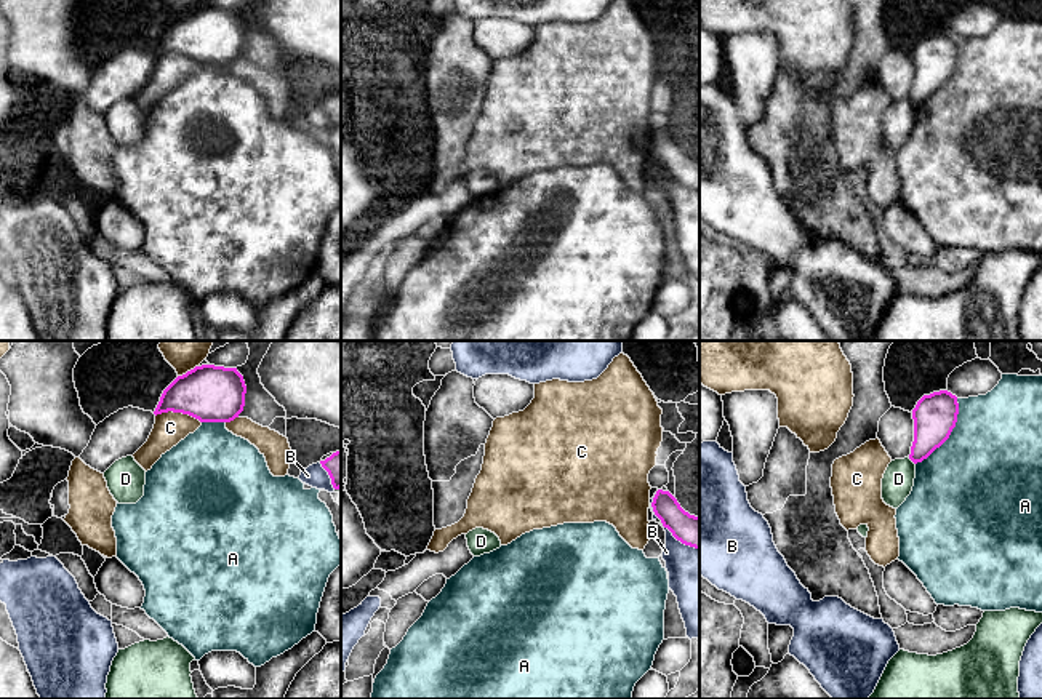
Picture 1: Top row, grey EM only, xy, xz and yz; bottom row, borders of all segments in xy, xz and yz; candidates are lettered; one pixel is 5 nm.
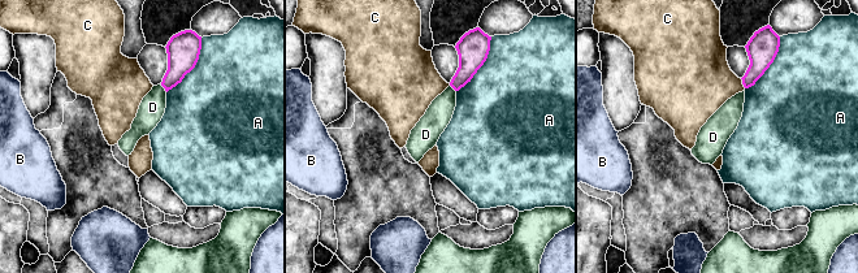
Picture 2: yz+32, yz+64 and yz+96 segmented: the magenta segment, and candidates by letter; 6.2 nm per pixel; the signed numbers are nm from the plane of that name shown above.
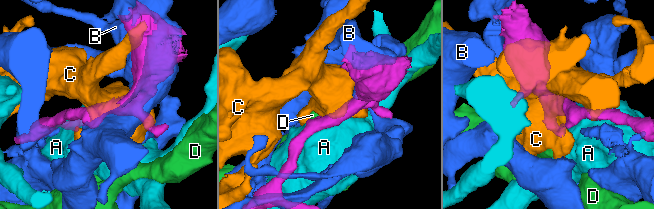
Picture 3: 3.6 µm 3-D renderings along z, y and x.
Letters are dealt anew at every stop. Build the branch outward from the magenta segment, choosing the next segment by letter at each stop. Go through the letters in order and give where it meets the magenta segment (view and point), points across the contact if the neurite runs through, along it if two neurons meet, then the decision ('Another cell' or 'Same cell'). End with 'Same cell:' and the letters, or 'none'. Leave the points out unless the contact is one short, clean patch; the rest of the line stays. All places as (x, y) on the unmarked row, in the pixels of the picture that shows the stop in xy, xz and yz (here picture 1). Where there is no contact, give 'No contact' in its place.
A: Touches magenta at yz (949, 75). Another cell
B: Touches magenta at xz (681, 183). Another cell
C: Touches magenta at xy (178, 53). Another cell
D: Touches magenta at yz (911, 101). Boundary: yz (908, 99), (914, 106). Another cell
Same cell: none

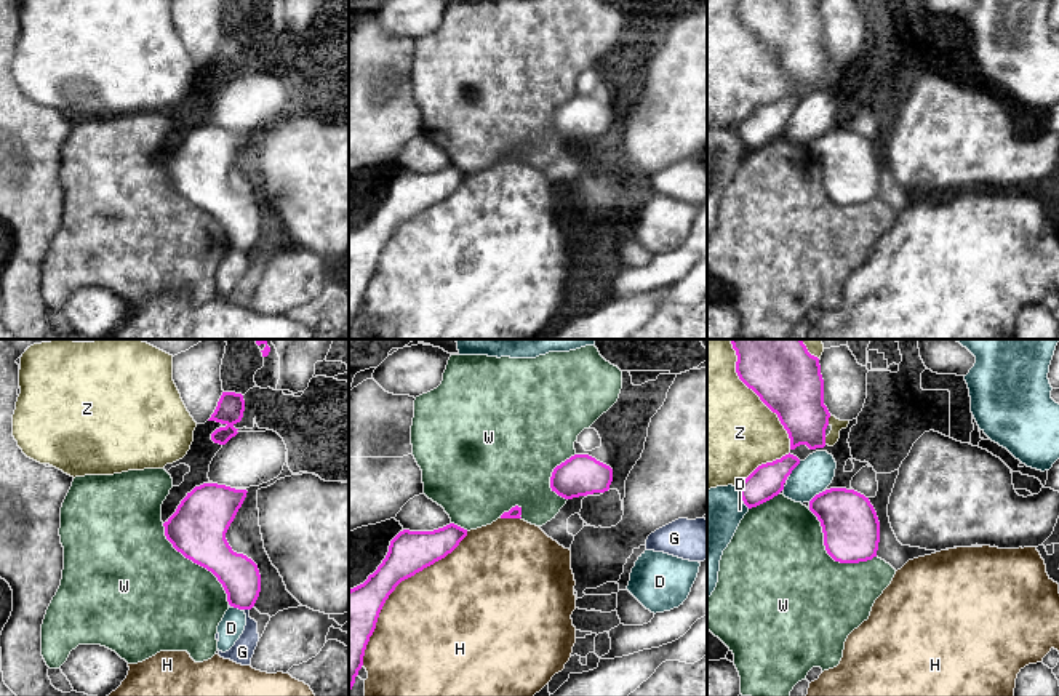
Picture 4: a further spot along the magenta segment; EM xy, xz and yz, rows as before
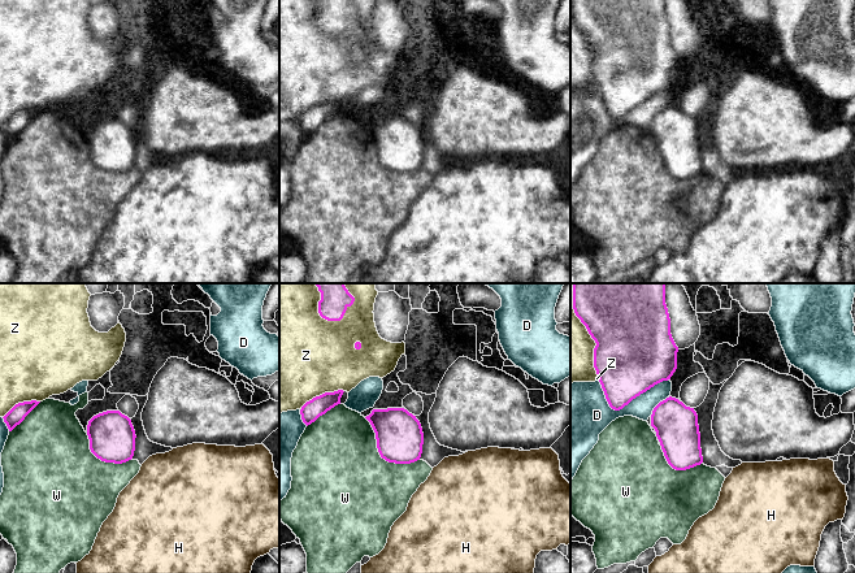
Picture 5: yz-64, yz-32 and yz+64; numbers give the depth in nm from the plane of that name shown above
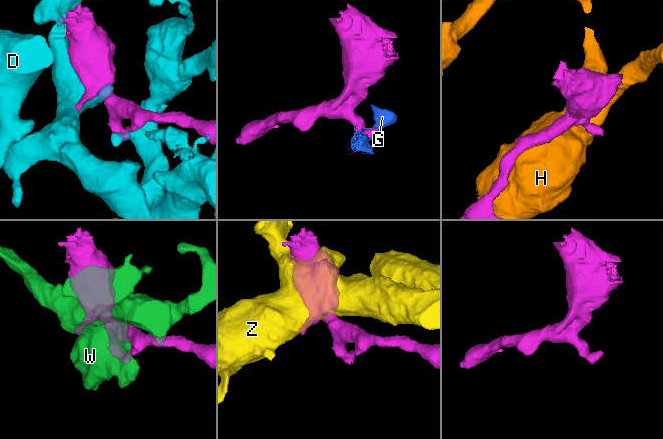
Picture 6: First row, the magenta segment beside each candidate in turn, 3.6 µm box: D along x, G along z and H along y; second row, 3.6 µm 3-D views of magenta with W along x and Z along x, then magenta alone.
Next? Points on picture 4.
D: Touches magenta at yz (741, 138). Another cell
G: Touches magenta at xy (245, 250). Same cell
H: Touches magenta at xz (394, 231). Another cell
W: Touches magenta at xy (197, 205). Another cell
Z: Touches magenta at yz (765, 45). Another cell
Same cell: G

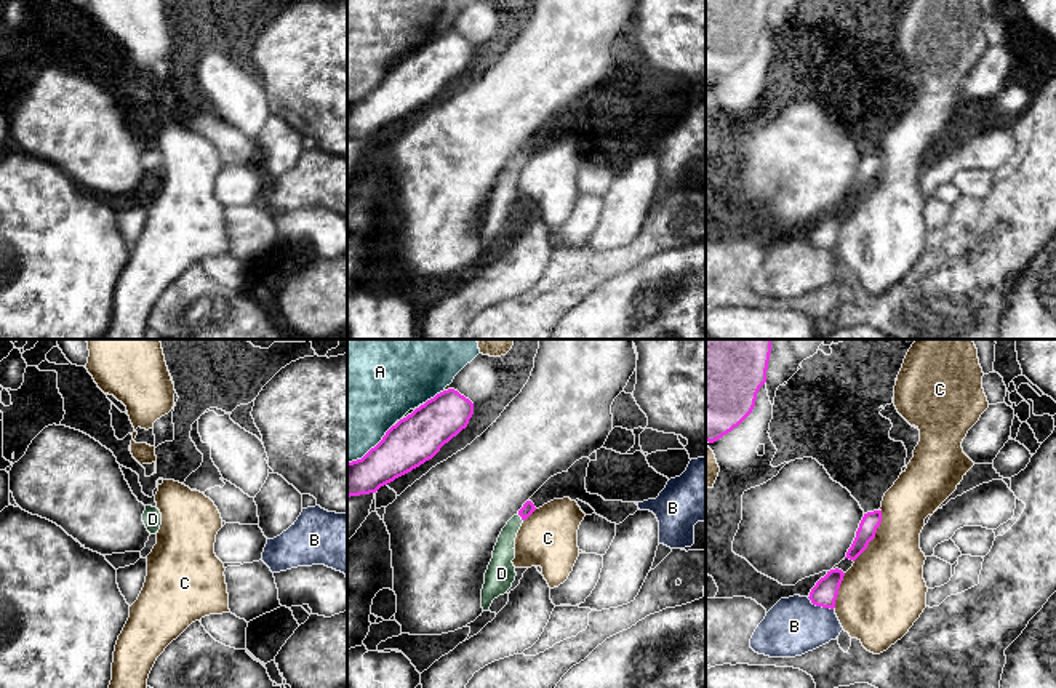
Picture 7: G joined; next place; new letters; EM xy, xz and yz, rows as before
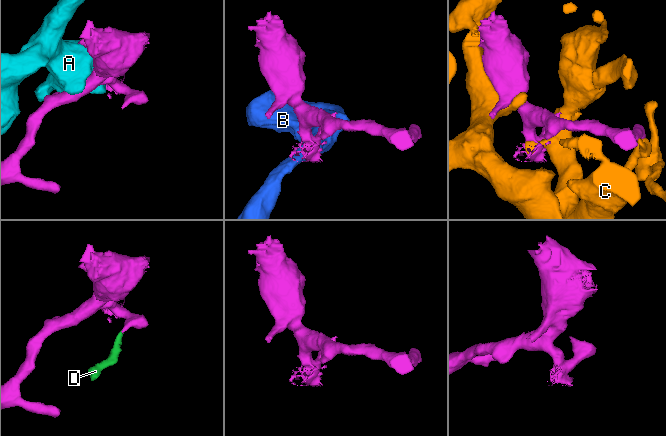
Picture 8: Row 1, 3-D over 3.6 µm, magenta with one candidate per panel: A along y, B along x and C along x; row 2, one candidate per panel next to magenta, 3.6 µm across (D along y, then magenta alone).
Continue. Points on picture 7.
A: Touches magenta at xz (436, 37). Another cell
B: Touches magenta at yz (820, 247). Another cell
C: Touches magenta at yz (874, 176). Another cell
D: Touches magenta at xz (520, 157). Path across: xz (528, 149), (520, 157), (508, 176), (504, 194). Same cell
Same cell: D

